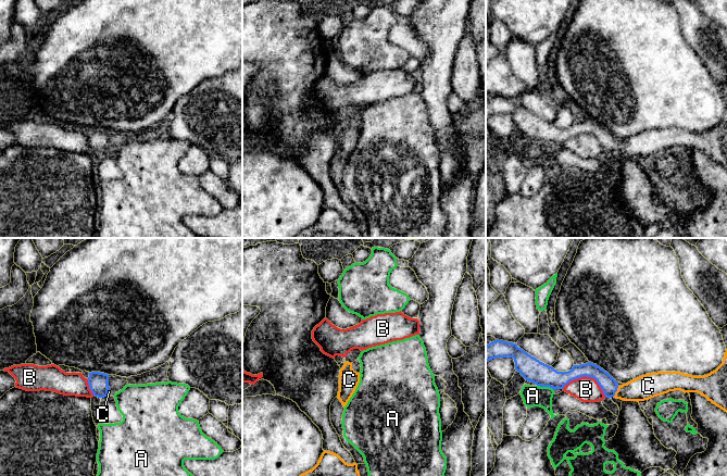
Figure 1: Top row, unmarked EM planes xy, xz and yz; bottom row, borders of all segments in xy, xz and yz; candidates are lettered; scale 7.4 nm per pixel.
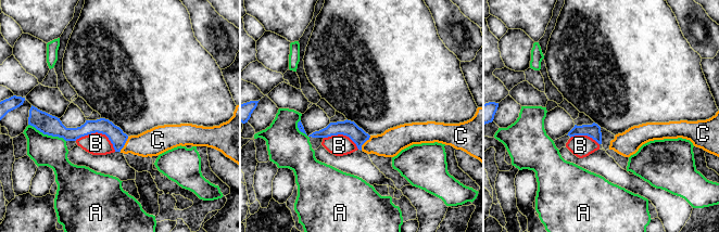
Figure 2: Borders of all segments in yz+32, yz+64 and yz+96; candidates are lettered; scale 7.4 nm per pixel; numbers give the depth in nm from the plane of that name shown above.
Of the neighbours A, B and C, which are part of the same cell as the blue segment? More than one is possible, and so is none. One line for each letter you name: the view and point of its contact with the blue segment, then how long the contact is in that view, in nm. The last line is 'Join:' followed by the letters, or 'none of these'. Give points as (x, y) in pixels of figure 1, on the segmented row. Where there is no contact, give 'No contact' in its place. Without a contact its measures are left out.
C: Touches blue at yz (616, 390). Shared border 90 nm
Join: C

